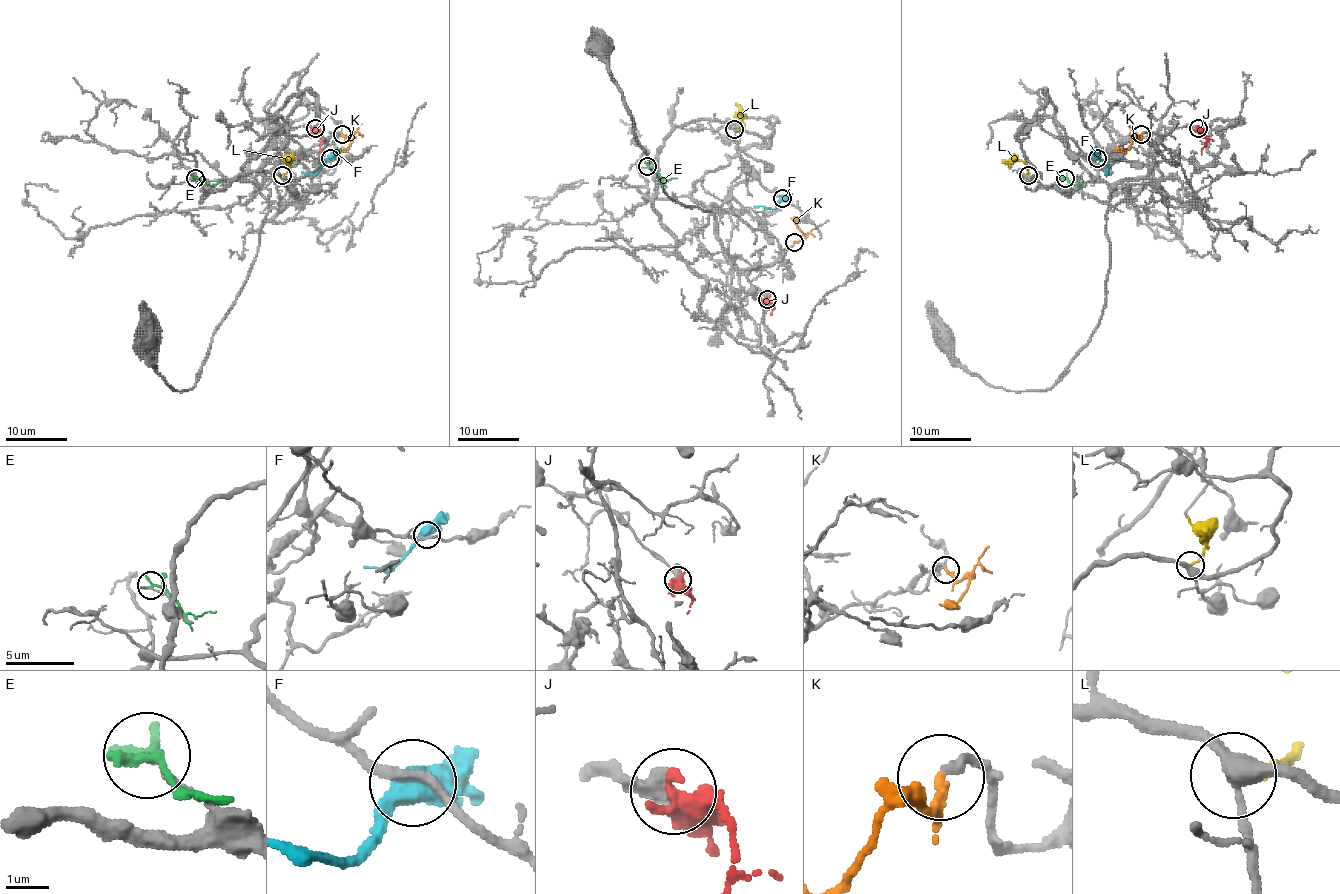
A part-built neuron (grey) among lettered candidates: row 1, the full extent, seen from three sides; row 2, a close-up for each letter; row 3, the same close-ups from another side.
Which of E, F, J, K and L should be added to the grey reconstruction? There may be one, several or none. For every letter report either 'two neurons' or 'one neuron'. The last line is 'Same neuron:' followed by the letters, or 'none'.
E: two neurons
F: two neurons
J: two neurons
K: one neuron
L: two neurons
Same neuron: K

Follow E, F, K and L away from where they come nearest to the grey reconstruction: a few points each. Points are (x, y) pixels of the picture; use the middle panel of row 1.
E: (647, 166), (663, 178), (677, 178)
F: (783, 198), (773, 209), (753, 206)
K: (793, 242), (804, 235), (795, 216)
L: (733, 129), (740, 129), (743, 124), (740, 107), (735, 103)

